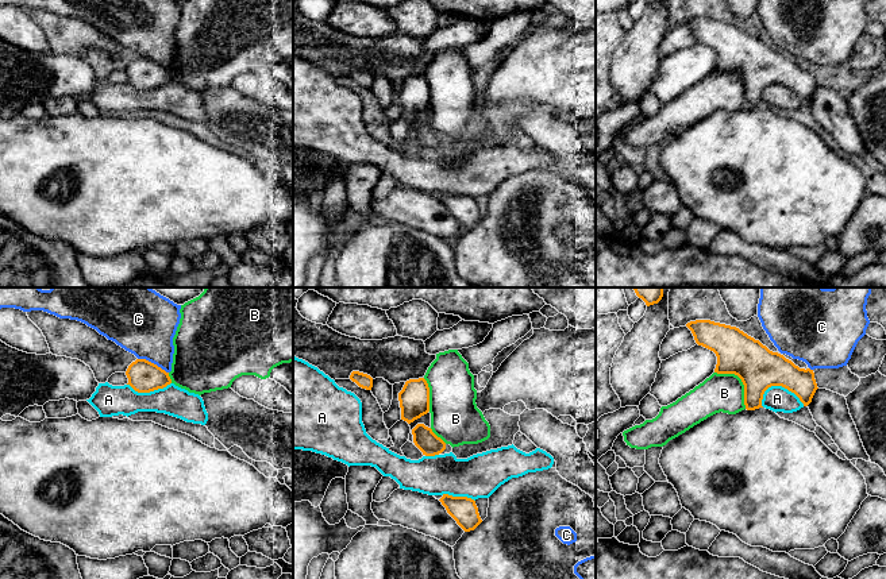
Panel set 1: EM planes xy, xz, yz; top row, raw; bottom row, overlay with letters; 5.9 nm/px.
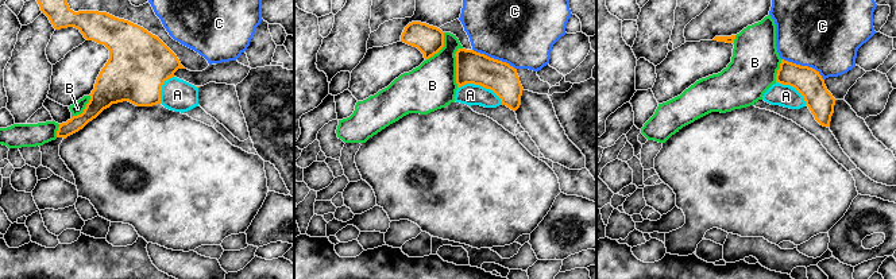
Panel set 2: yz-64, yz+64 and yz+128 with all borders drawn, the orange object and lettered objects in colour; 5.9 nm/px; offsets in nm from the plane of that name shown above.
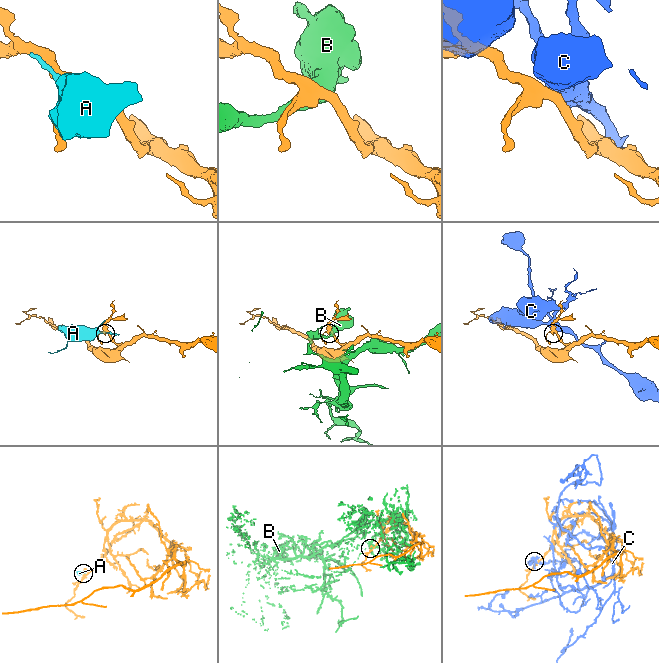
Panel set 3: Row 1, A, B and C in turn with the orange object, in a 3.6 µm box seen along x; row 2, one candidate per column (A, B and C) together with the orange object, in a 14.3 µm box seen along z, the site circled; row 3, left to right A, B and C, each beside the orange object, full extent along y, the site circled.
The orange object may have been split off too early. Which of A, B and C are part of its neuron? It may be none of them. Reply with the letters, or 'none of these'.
none of these

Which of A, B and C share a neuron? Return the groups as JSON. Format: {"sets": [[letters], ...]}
{"sets": [["A"], ["B"], ["C"]]}

